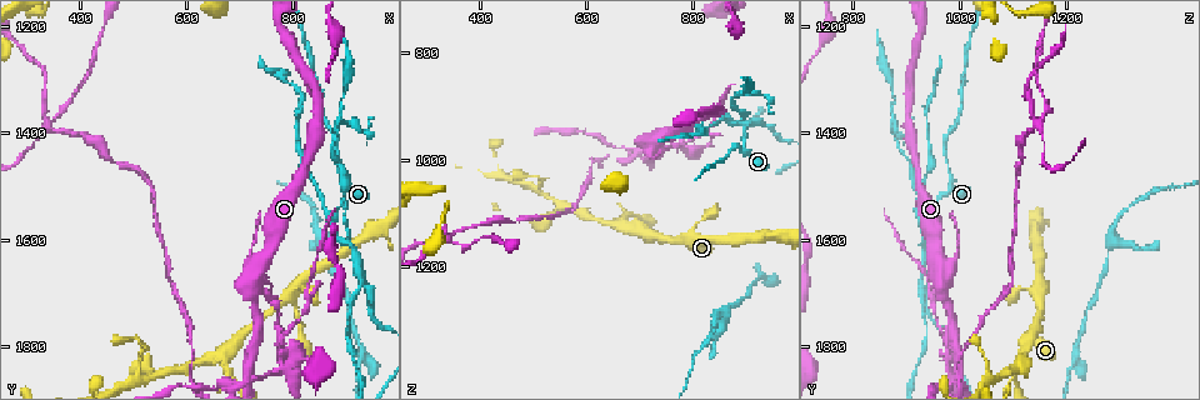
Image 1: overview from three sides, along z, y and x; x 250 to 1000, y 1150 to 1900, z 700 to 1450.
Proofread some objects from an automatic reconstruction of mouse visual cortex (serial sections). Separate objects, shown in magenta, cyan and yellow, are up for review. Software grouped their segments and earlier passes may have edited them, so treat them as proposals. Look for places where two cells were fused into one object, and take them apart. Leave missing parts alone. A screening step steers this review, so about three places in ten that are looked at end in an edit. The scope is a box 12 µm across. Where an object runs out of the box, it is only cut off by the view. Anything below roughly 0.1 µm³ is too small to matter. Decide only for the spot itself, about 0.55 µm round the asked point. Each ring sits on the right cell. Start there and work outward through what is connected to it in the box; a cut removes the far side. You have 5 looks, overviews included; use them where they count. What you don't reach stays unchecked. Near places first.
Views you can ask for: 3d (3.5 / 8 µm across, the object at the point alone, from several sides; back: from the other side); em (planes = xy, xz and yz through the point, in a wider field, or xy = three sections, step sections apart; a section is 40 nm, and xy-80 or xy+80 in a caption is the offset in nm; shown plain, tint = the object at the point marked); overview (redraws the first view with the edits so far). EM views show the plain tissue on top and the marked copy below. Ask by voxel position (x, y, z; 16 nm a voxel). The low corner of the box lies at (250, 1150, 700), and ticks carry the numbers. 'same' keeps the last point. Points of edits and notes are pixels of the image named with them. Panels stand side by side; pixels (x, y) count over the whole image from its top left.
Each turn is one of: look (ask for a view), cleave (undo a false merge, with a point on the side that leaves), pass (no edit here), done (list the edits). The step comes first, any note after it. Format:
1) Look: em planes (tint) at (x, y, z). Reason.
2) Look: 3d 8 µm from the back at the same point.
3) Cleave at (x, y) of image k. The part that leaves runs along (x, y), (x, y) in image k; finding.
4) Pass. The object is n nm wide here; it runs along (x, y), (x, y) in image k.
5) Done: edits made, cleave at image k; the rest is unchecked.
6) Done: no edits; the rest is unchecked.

Look: 3d 3.5 µm at (725, 1690, 965).

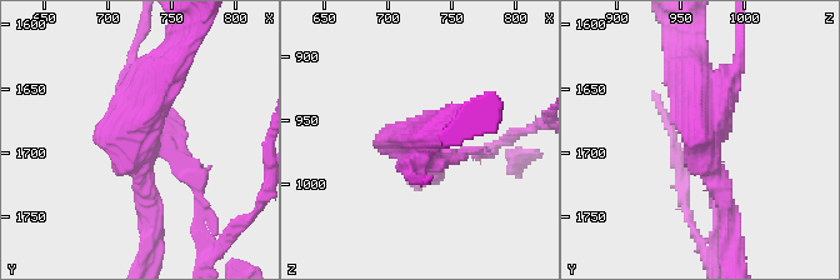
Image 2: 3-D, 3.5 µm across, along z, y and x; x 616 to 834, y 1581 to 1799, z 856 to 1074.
Look: em planes (tint) at (730, 1692, 970). 3 arms meet here; the arms are 150, 250, 400 nm wide; shape alone is not enough.

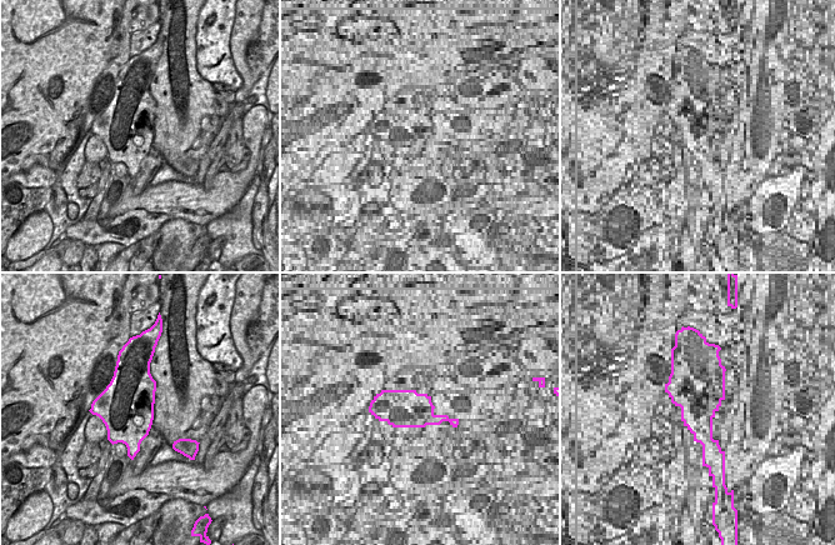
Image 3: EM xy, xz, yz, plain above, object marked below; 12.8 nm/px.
Cleave at (200, 174) of image 2. A border runs along (155, 381), (138, 409), (150, 424) in image 3; a second cell is stuck on.

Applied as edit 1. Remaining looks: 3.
Look: 3d 3.5 µm at (790, 1715, 1145). Two arms in line, one across.

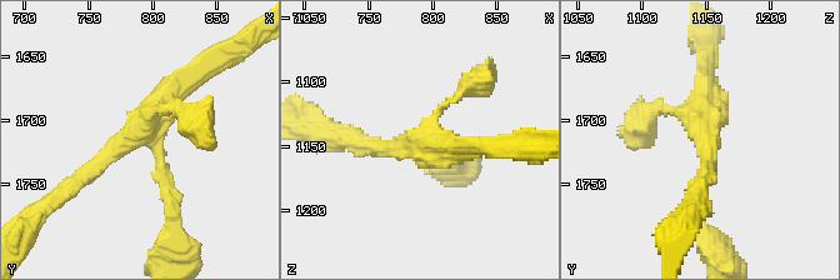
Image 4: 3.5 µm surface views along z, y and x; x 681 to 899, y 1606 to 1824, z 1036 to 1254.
Look: em xy step 1 (tint) at (790, 1708, 1146).

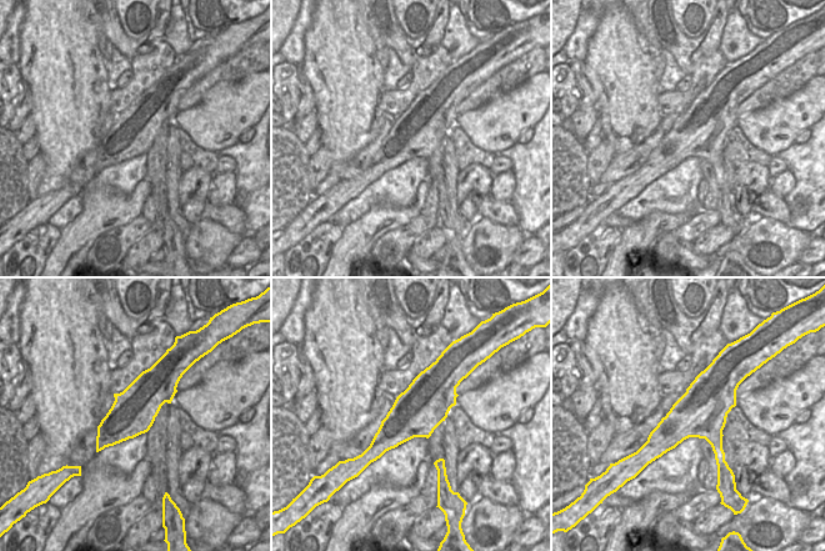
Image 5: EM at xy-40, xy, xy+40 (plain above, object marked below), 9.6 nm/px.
Pass. It runs along (169, 205), (160, 151), (141, 133), (76, 183) in image 4; continuous, no second cell.

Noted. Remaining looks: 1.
Done: edits made, cleave at image 2; the rest is unchecked.

